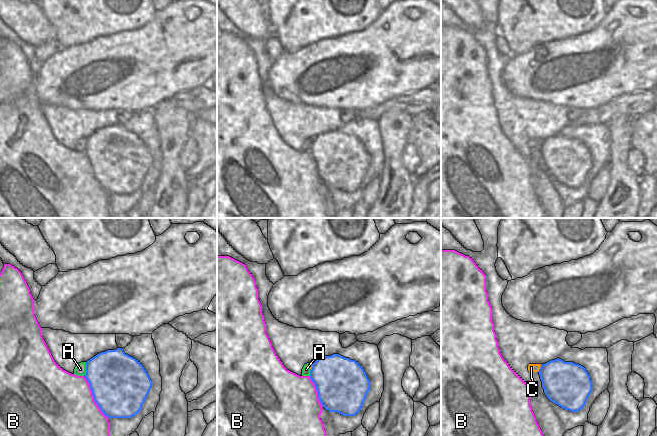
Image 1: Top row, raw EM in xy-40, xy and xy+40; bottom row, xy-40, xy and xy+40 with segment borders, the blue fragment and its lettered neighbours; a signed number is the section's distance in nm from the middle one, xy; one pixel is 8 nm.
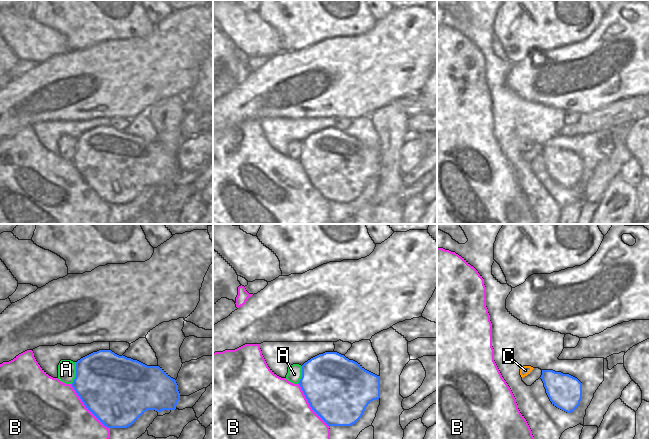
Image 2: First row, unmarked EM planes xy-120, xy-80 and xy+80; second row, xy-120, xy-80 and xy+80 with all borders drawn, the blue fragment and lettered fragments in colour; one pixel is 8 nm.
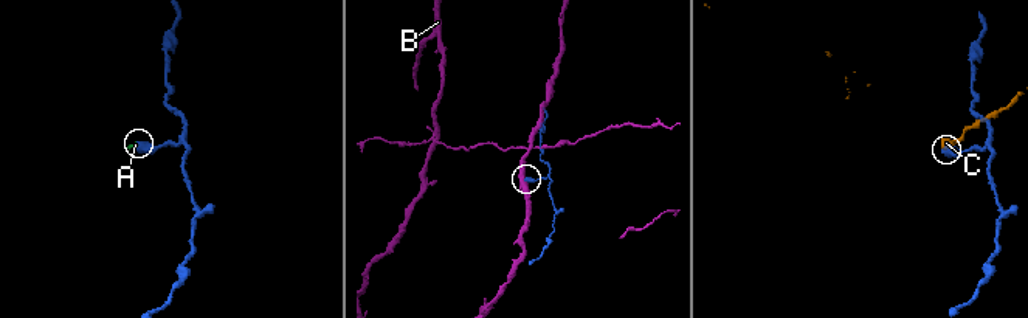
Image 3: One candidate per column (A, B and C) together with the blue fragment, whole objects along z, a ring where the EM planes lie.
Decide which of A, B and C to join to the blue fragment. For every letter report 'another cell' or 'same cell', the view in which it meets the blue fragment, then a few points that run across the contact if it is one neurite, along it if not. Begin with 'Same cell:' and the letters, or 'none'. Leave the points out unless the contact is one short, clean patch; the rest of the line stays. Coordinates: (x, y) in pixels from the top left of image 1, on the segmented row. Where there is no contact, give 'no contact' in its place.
Same cell: none
A: another cell; contact in xy-40
B: another cell; contact in xy-40
C: another cell; contact in xy+40; line xy+40 (541, 365), (537, 371)

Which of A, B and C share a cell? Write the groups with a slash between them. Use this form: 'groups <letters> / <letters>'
groups A C / B

